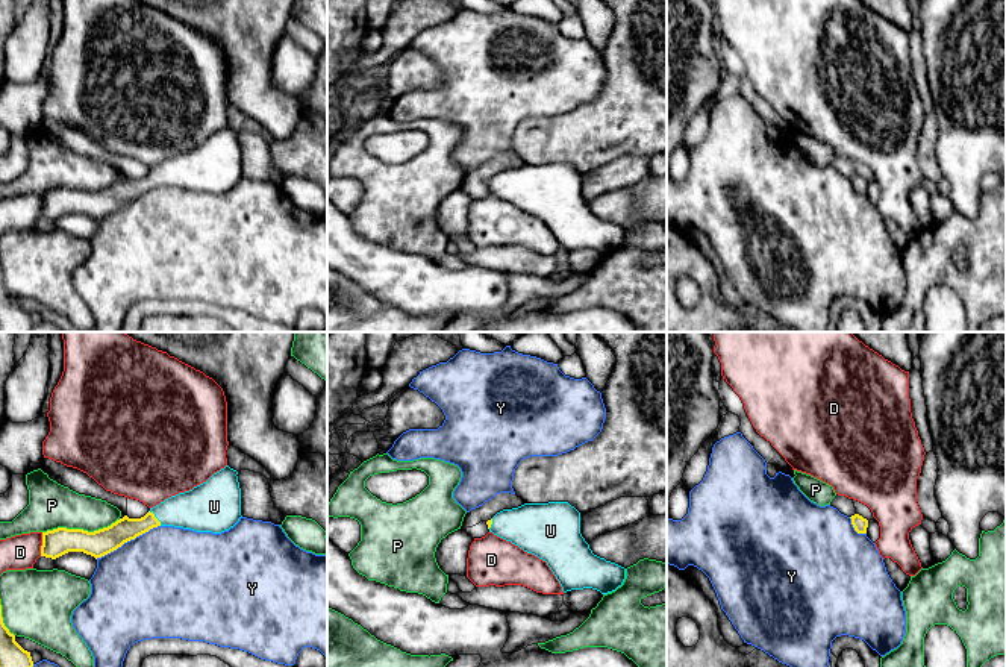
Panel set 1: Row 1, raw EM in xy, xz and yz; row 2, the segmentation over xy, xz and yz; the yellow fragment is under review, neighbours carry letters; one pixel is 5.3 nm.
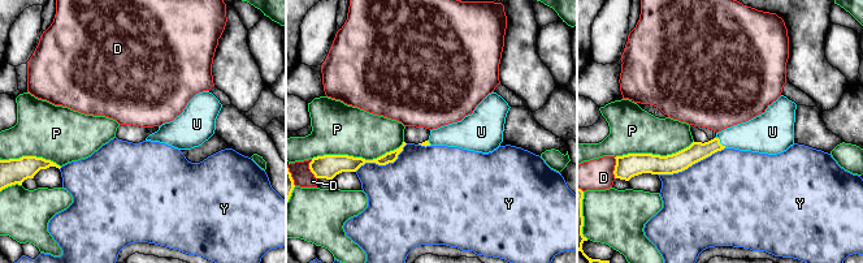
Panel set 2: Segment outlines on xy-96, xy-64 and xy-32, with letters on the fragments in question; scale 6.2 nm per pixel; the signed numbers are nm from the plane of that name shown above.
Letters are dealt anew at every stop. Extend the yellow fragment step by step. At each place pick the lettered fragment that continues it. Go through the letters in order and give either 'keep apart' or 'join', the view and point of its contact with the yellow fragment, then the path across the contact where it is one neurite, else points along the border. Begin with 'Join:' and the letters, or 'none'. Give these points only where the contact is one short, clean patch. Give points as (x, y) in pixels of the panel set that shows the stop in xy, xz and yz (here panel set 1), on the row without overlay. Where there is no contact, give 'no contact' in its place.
Join: U
D: keep apart; meets yellow in xy at (43, 205)
P: keep apart; meets yellow in xy at (81, 190)
U: join; meets yellow in xy at (155, 178); runs through xy (124, 190), (141, 187), (155, 178), (173, 172), (200, 170)
Y: keep apart; meets yellow in xy at (128, 200)

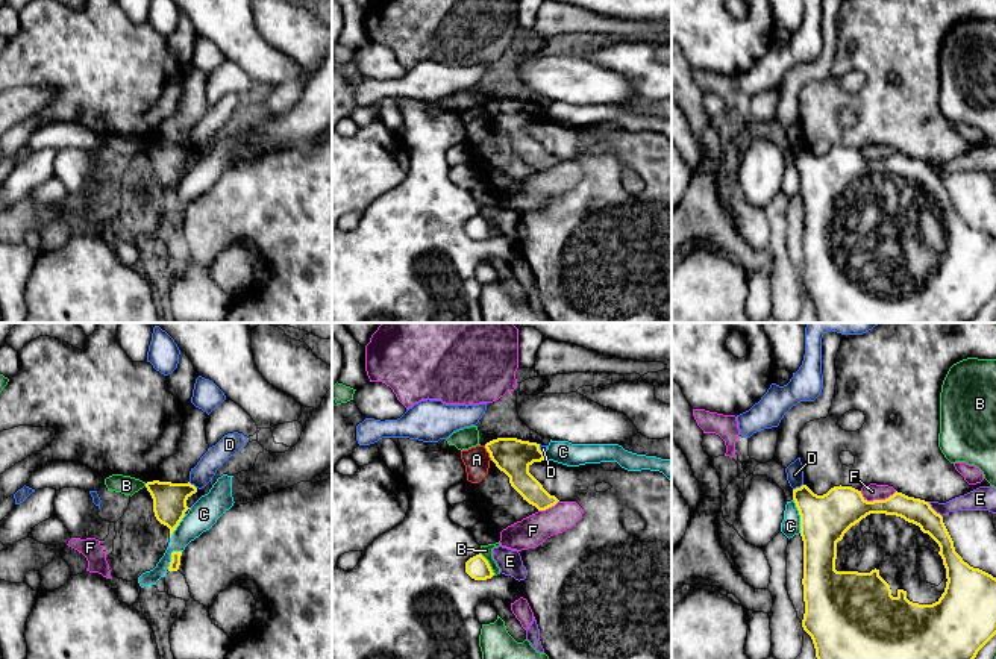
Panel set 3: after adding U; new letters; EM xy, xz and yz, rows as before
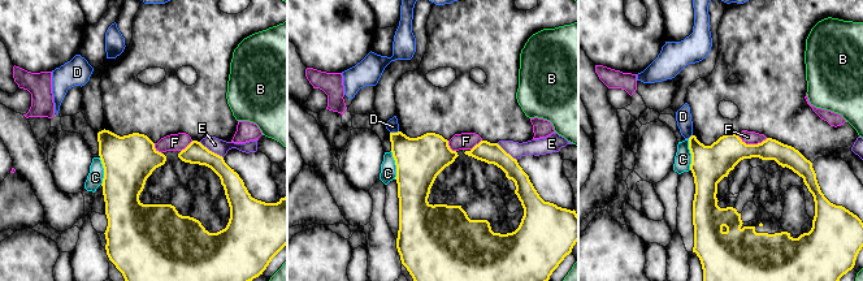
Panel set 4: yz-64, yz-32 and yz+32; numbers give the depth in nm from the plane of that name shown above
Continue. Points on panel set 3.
Join: none
A: keep apart; meets yellow in xz at (488, 112)
B: keep apart; meets yellow in xz at (488, 224)
C: keep apart; meets yellow in yz at (799, 174)
D: keep apart; meets yellow in yz at (798, 149); border along yz (802, 144), (793, 150)
E: keep apart; meets yellow in yz at (933, 170)
F: keep apart; meets yellow in yz at (878, 161)

